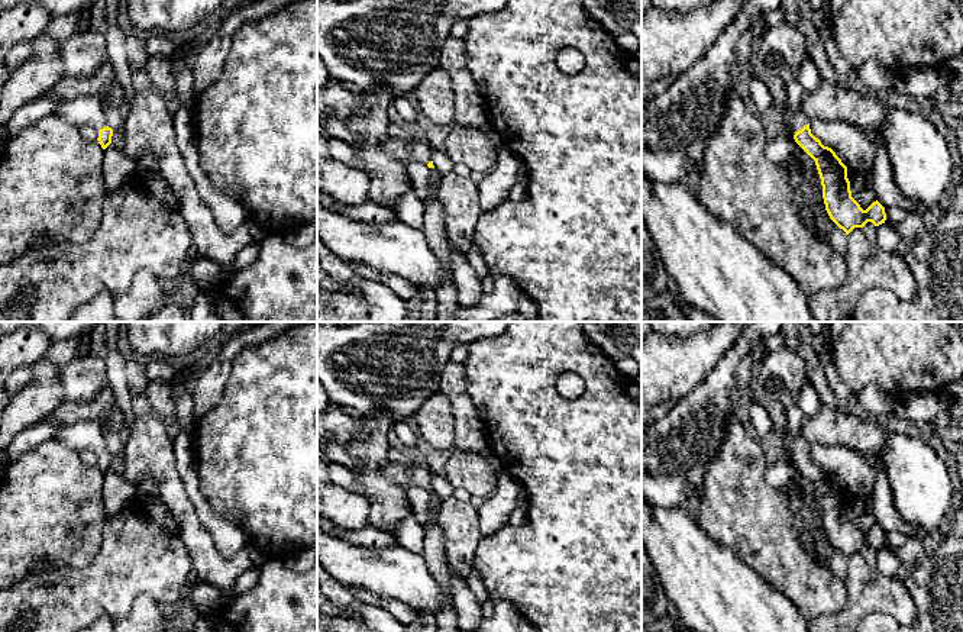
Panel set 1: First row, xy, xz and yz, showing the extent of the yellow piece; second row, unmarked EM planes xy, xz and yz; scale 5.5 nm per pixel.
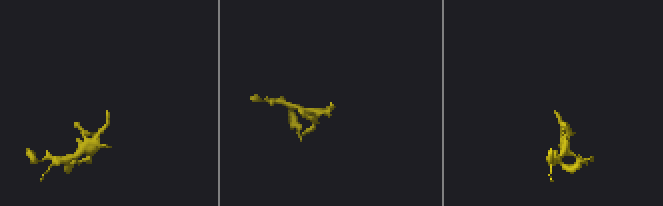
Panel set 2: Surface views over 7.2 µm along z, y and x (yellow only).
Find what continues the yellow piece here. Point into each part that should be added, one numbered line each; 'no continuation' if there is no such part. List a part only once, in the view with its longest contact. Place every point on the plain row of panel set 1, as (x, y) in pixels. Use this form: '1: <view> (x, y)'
1: yz (797, 444)

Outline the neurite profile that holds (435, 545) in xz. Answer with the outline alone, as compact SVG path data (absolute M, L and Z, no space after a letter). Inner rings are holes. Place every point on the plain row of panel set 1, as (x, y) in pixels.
M429 493L430 516L424 528L423 558L432 577L442 587L445 602L436 612L436 625L432 632L459 632L458 615L452 597L450 567L446 557L446 541L443 531L437 525L436 516L442 499L436 493Z

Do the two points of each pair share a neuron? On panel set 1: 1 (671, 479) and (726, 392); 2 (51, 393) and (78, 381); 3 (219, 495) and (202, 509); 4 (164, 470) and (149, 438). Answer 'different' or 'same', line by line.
1: same
2: different
3: different
4: same

